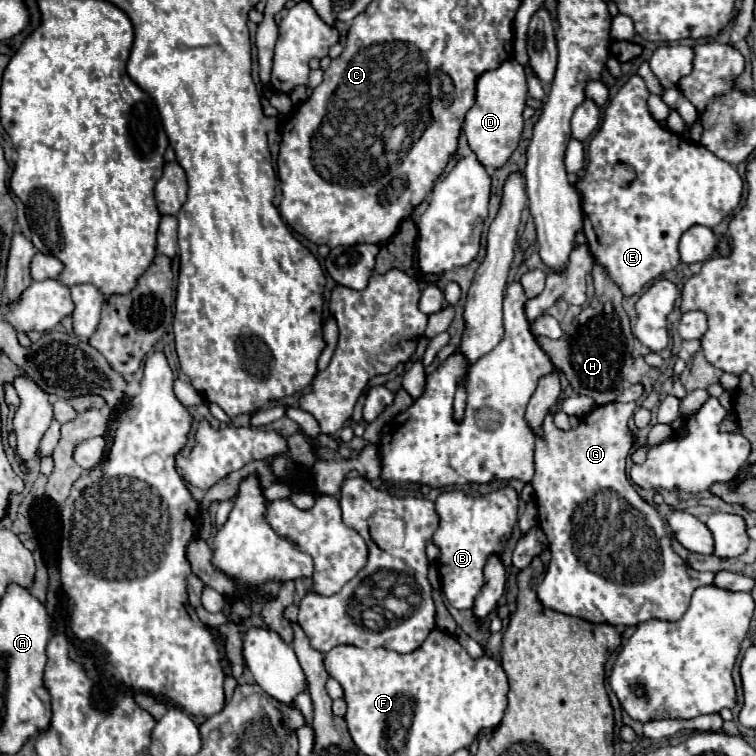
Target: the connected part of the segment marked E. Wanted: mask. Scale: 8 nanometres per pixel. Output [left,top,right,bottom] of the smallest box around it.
[580,75,744,295]

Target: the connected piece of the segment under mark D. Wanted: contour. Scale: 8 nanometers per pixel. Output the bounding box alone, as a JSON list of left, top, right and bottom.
[464,59,528,167]

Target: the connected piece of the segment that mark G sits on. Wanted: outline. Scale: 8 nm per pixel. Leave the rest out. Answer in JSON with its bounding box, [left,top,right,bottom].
[530,401,714,625]

